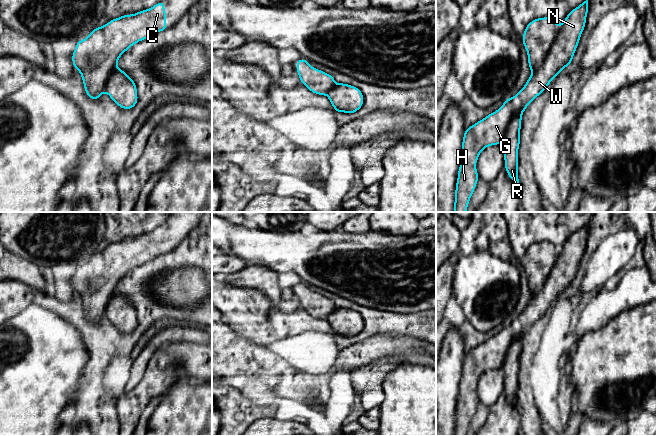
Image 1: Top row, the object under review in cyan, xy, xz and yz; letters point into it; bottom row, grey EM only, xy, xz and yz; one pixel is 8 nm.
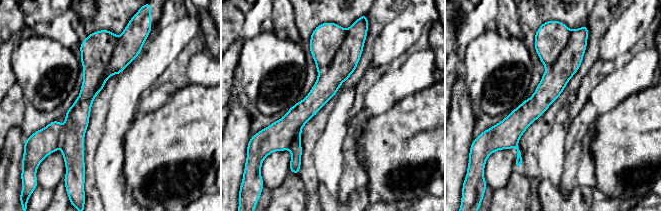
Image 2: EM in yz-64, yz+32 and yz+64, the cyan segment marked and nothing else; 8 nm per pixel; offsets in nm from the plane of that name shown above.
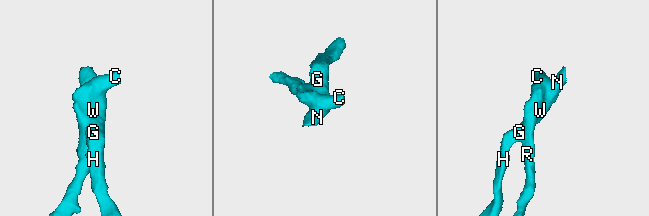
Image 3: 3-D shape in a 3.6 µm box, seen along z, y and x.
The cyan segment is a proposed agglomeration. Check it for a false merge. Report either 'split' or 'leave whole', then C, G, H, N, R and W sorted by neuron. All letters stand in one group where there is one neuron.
leave whole; groups C G H N R W

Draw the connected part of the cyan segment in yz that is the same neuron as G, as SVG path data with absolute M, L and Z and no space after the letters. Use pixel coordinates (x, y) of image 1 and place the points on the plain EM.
M588 224L574 232L559 250L549 241L533 243L523 257L528 290L532 298L515 320L484 343L465 353L460 392L455 414L454 436L466 436L479 403L476 386L481 375L502 367L505 393L519 408L518 373L522 338L526 331L549 310L552 303L572 286L585 252Z

